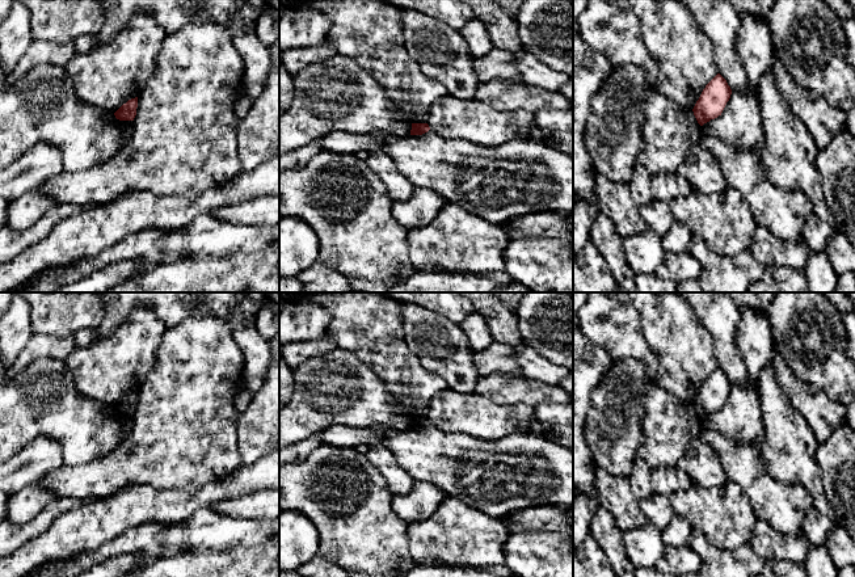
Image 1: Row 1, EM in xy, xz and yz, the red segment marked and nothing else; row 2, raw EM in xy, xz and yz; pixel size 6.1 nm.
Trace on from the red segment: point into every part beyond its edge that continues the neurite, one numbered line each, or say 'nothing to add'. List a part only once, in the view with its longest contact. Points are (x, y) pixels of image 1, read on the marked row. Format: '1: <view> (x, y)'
nothing to add

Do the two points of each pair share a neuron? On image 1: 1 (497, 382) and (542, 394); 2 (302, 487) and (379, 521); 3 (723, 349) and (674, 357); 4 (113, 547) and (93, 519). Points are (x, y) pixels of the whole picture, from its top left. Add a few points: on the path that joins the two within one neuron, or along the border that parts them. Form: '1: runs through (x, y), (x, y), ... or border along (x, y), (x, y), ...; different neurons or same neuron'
1: runs through (508, 390), (531, 392); same neuron
2: runs through (316, 506), (329, 519), (358, 521); same neuron
3: border along (700, 323), (711, 335), (719, 366); different neurons
4: border along (137, 527), (129, 527), (118, 537), (80, 554); different neurons

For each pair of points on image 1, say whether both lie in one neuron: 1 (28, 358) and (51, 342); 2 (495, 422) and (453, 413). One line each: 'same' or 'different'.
1: same
2: same

